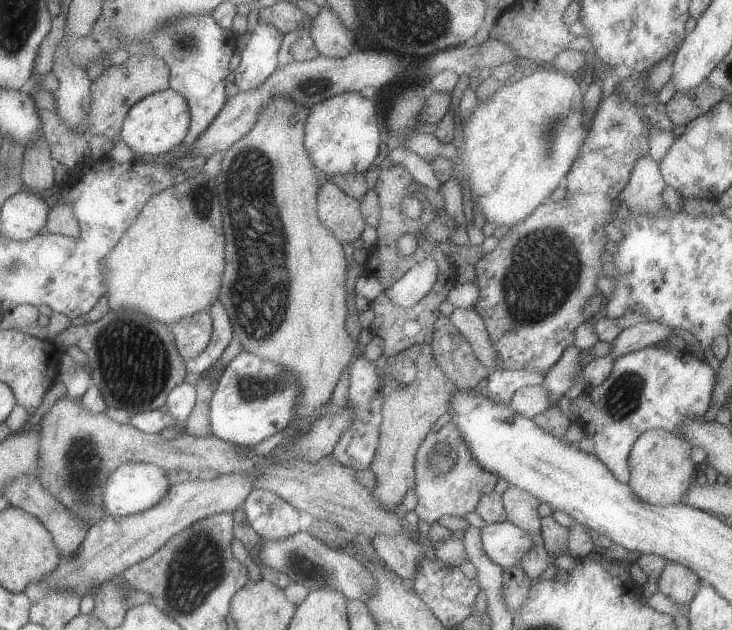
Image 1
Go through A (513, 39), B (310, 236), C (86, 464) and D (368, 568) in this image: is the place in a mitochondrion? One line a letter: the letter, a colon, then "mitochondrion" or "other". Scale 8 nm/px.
A: other
B: other
C: mitochondrion
D: other

